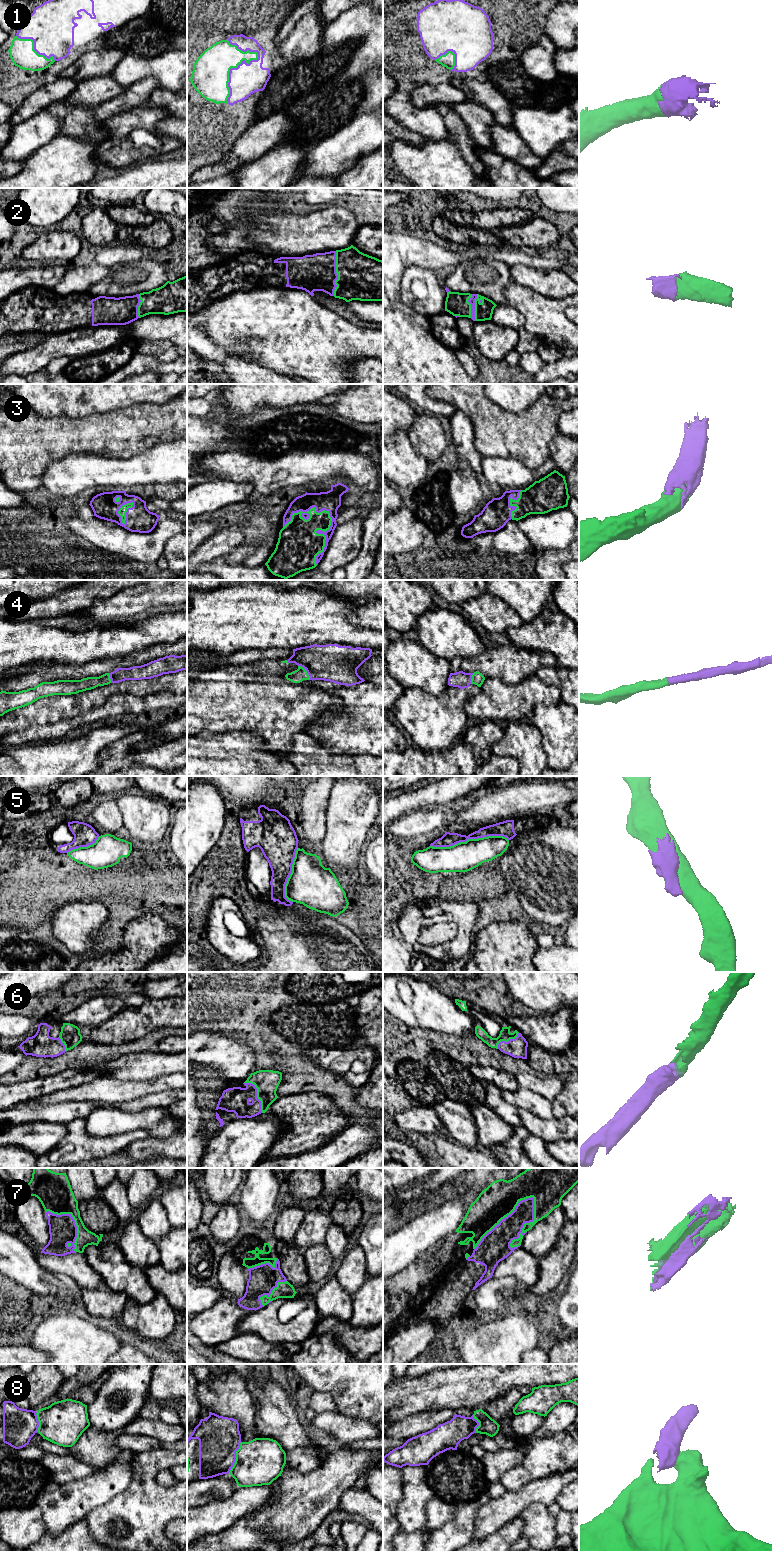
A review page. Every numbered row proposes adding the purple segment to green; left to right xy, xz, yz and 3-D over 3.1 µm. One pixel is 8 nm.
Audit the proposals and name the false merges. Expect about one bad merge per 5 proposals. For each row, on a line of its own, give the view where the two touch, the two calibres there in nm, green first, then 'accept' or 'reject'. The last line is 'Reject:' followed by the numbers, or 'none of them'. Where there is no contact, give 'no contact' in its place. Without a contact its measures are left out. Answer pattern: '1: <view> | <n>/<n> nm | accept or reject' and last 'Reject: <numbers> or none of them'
1: xz | 260/240 nm | accept
2: xz | 360/300 nm | accept
3: xz | 340/160 nm | accept
4: xz | 110/300 nm | accept
5: yz | 240/110 nm | reject
6: xz | 190/200 nm | accept
7: yz | 280/240 nm | reject
8: xz | 380/340 nm | accept
Reject: 5, 7

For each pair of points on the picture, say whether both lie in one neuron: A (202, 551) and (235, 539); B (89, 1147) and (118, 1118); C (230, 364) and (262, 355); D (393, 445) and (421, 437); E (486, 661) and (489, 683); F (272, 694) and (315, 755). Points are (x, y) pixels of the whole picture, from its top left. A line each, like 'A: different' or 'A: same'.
A: same
B: different
C: different
D: different
E: different
F: different

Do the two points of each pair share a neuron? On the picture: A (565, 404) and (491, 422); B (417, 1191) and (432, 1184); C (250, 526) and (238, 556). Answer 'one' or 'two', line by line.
A: one
B: one
C: one

